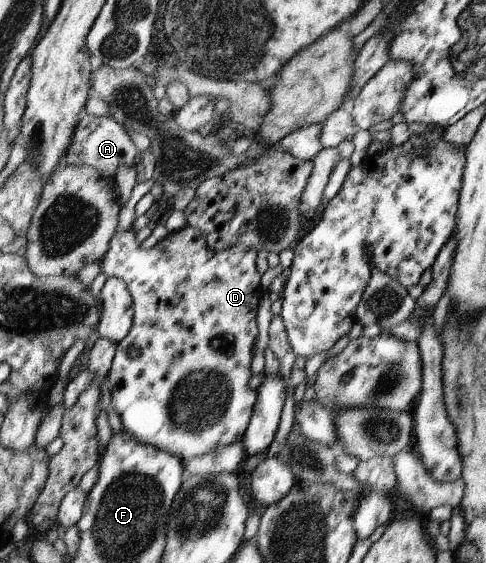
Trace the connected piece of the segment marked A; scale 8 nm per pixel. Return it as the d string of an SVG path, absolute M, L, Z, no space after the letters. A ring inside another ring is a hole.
M84 115L82 122L76 128L76 133L67 156L67 165L91 165L105 177L113 177L120 167L135 166L135 156L138 150L122 124L111 115L96 117Z

